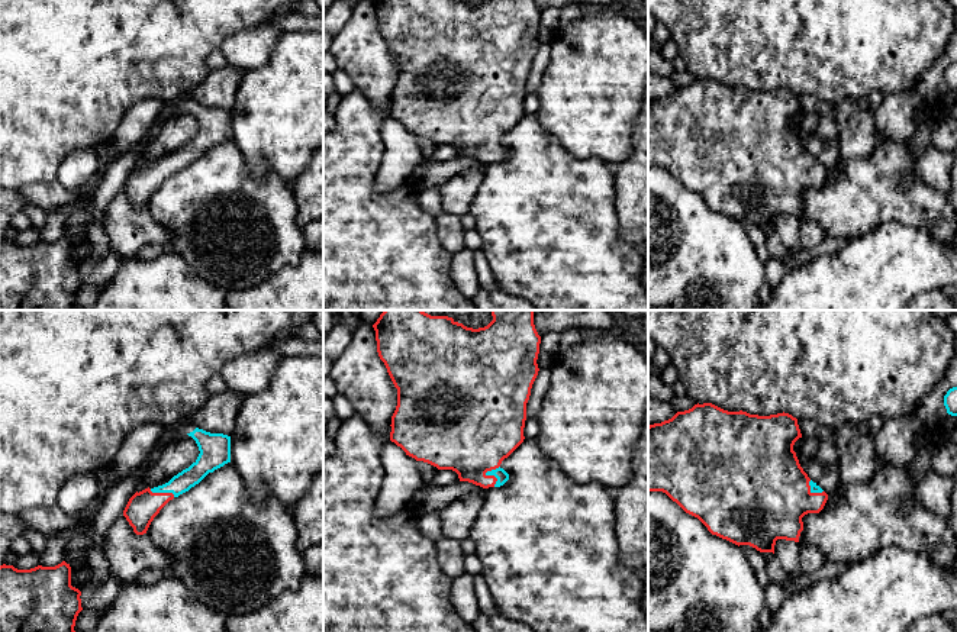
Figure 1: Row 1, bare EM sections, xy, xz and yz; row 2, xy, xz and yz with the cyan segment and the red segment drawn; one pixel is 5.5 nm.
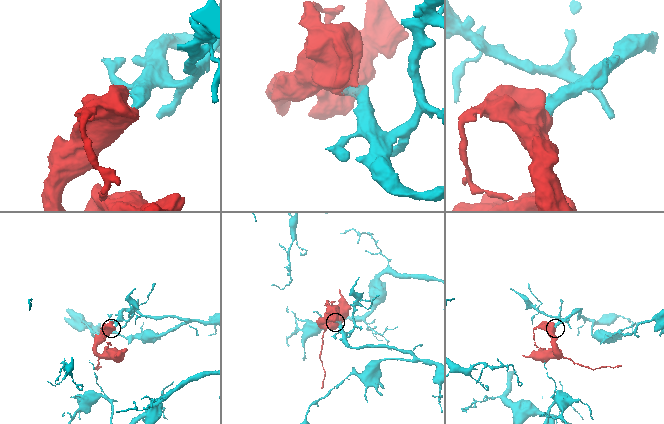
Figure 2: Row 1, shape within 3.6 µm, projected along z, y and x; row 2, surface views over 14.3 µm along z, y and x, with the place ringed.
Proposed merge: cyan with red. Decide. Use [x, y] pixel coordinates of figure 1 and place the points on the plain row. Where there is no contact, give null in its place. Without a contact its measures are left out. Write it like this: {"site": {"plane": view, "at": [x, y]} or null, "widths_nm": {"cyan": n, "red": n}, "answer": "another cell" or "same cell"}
{"site": {"plane": "xz", "at": [489, 150]}, "widths_nm": {"cyan": 70, "red": 460}, "answer": "same cell"}

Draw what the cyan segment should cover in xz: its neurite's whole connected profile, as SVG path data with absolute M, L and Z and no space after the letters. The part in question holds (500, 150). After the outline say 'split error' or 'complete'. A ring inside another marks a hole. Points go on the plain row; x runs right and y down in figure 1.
M373 0L377 28L397 64L397 81L392 91L390 116L406 130L438 145L452 145L460 157L483 164L500 162L509 149L500 142L525 115L526 78L538 51L541 12L535 0L487 0L473 4L464 0Z | split error

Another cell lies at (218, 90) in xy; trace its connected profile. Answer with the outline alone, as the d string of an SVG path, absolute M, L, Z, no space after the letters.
M231 65L213 70L199 86L187 93L187 97L206 107L231 112L244 74L242 70Z

